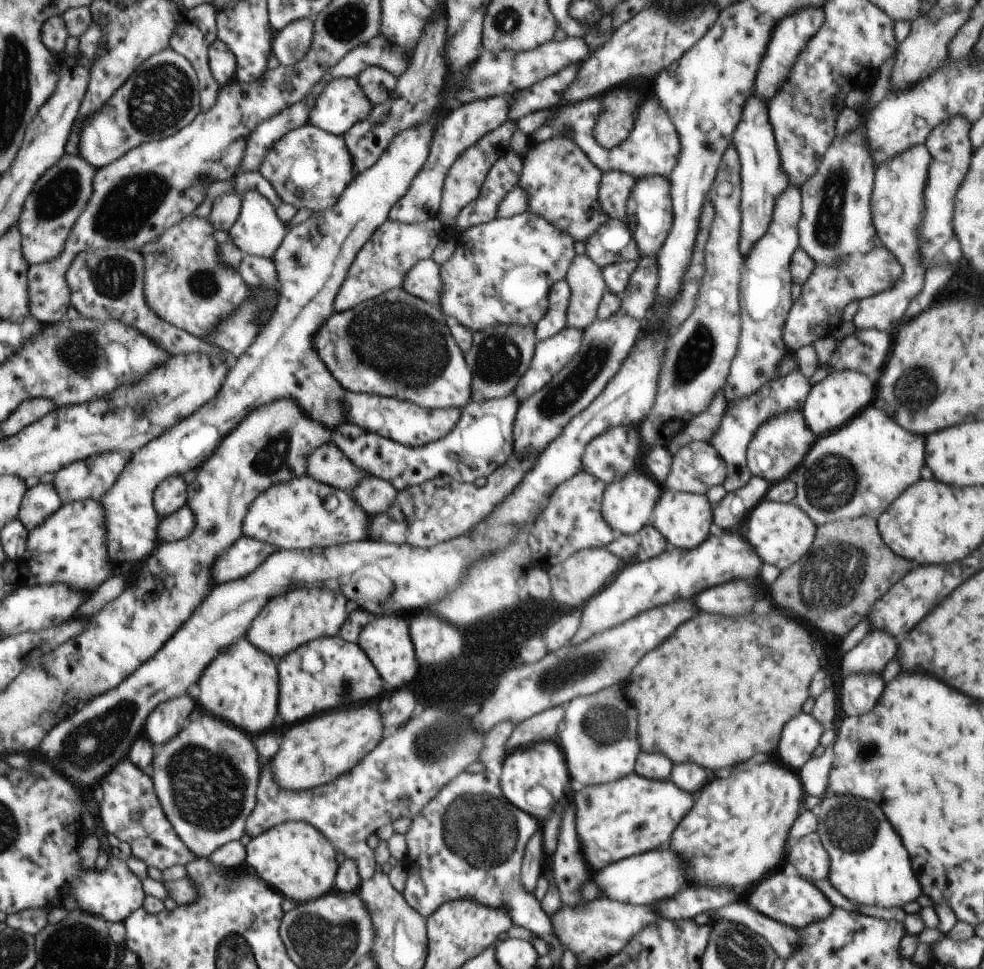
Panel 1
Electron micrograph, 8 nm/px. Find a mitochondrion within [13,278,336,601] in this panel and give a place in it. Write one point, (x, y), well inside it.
(81, 353)

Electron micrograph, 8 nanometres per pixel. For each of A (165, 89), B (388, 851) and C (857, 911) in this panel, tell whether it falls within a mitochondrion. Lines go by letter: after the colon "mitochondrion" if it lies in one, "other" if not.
A: mitochondrion
B: other
C: other

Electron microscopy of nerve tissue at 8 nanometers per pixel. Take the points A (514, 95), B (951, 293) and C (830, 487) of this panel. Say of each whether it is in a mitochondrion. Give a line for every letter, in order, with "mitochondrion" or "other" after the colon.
A: other
B: other
C: mitochondrion

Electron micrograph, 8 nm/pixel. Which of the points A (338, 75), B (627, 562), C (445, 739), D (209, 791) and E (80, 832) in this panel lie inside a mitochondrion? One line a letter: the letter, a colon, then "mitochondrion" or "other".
A: other
B: other
C: mitochondrion
D: mitochondrion
E: other

